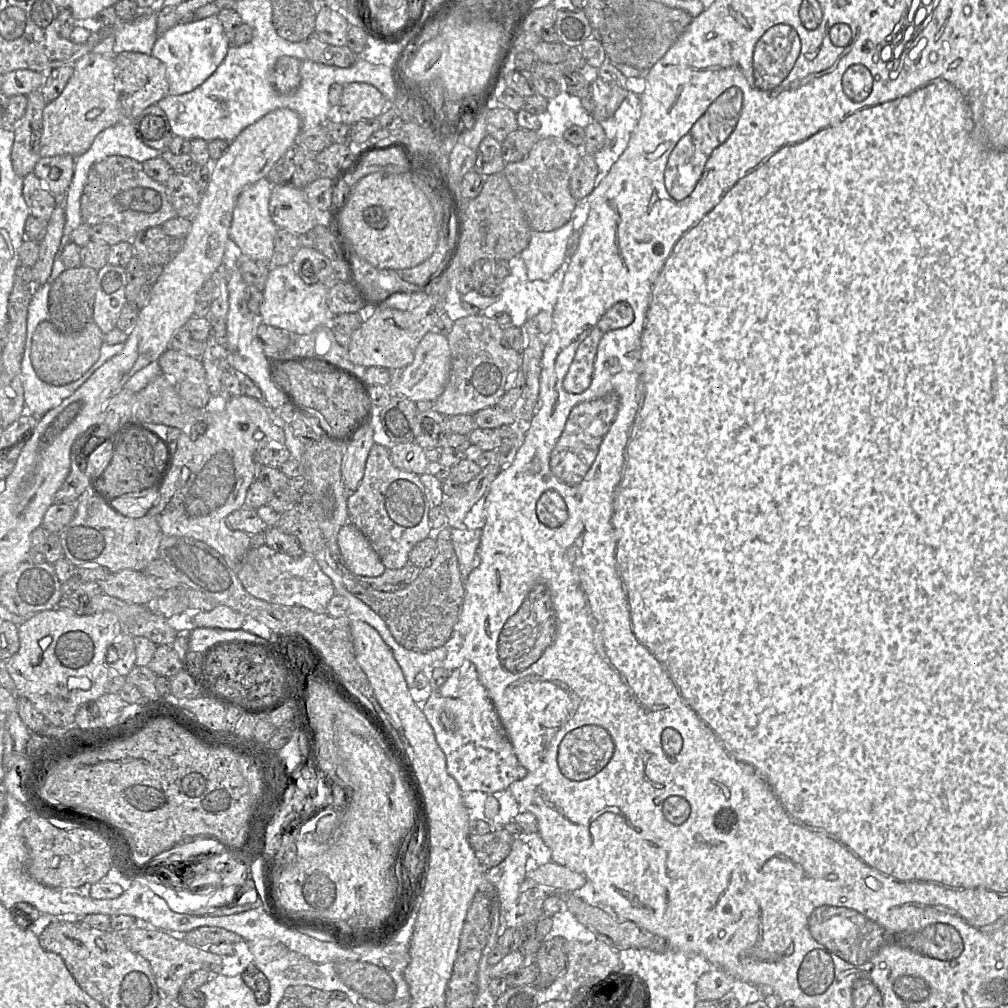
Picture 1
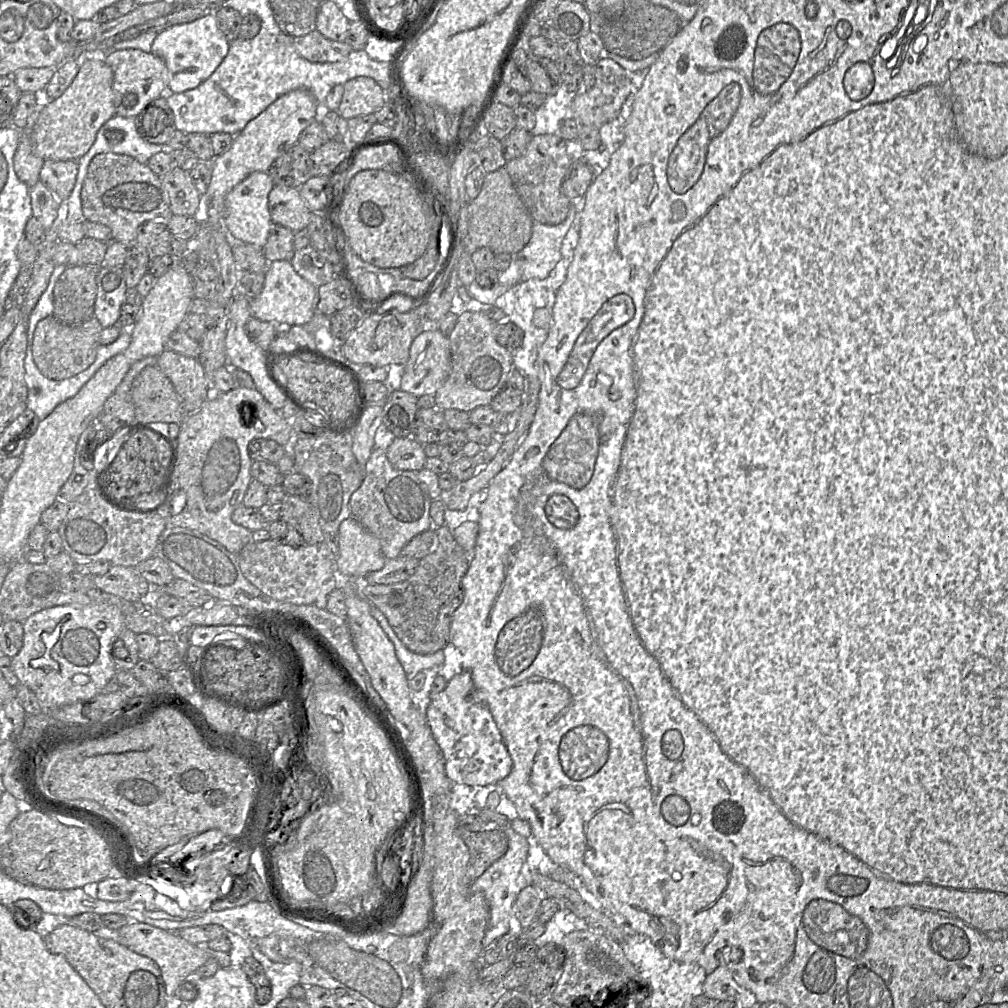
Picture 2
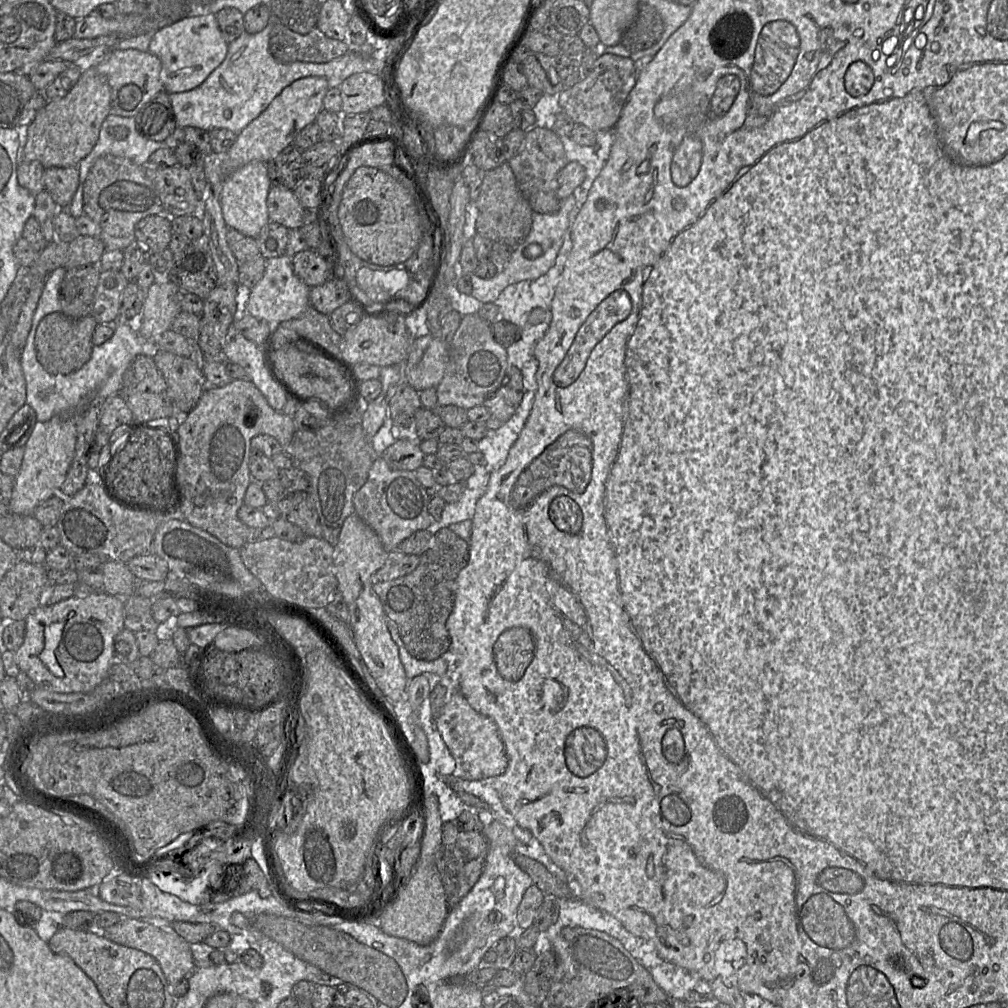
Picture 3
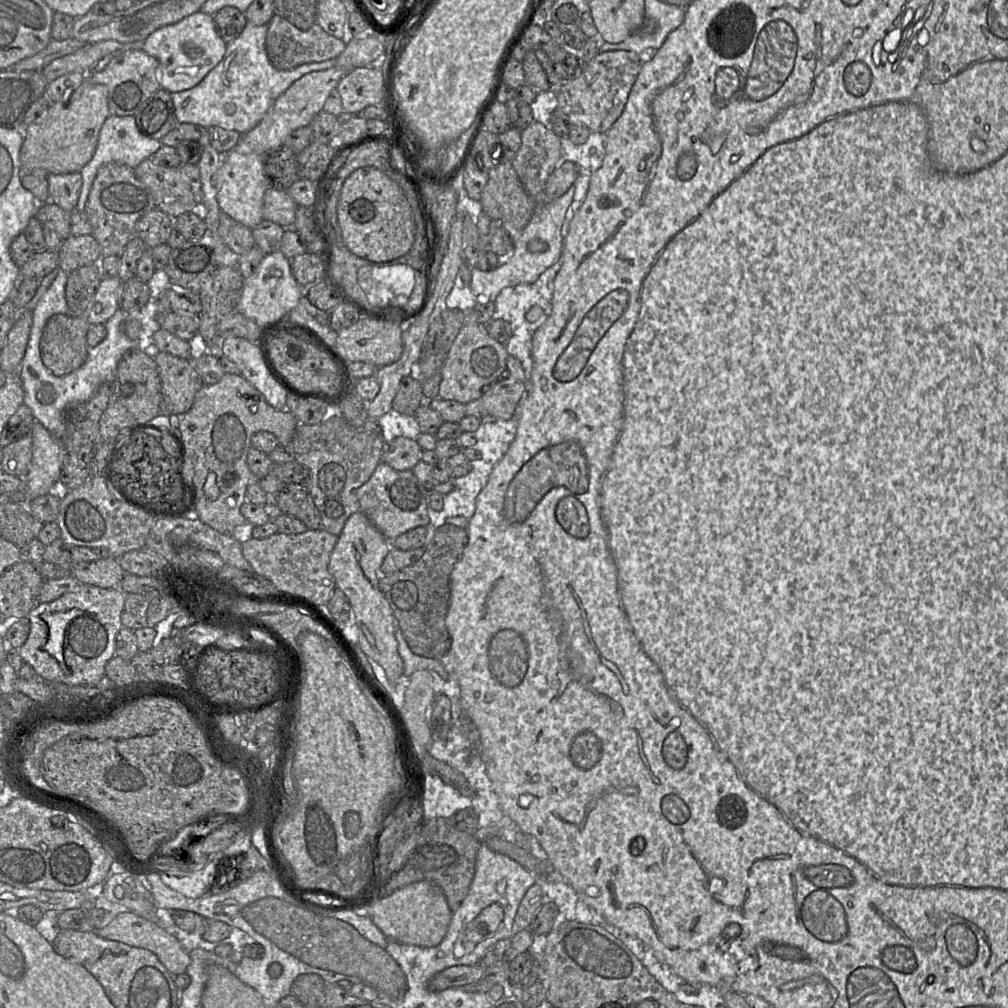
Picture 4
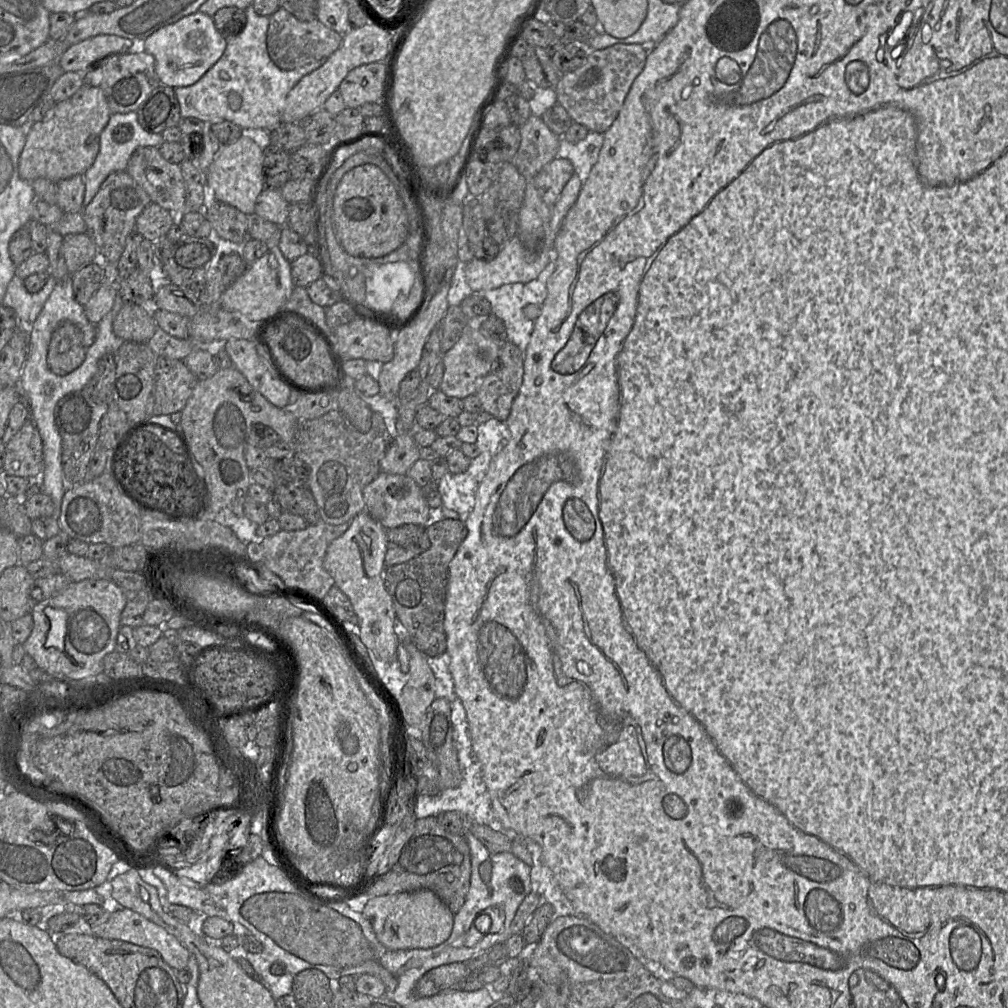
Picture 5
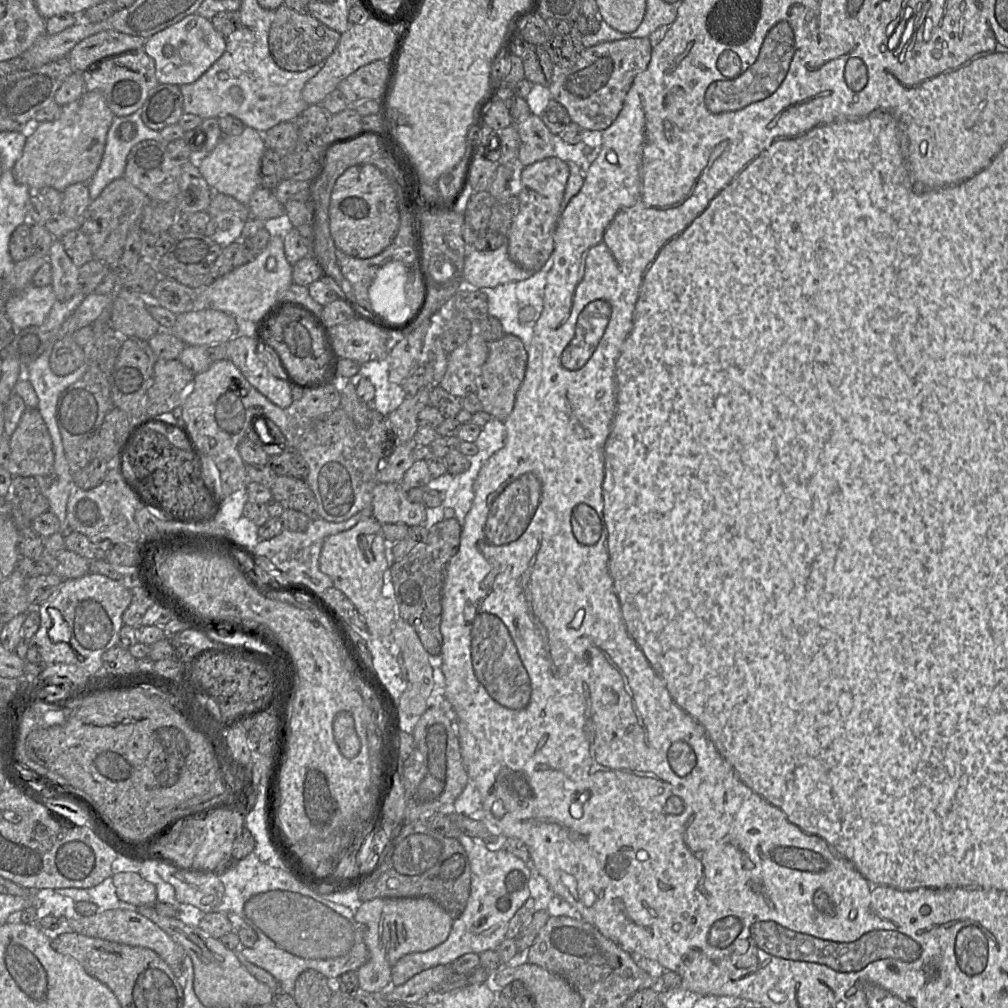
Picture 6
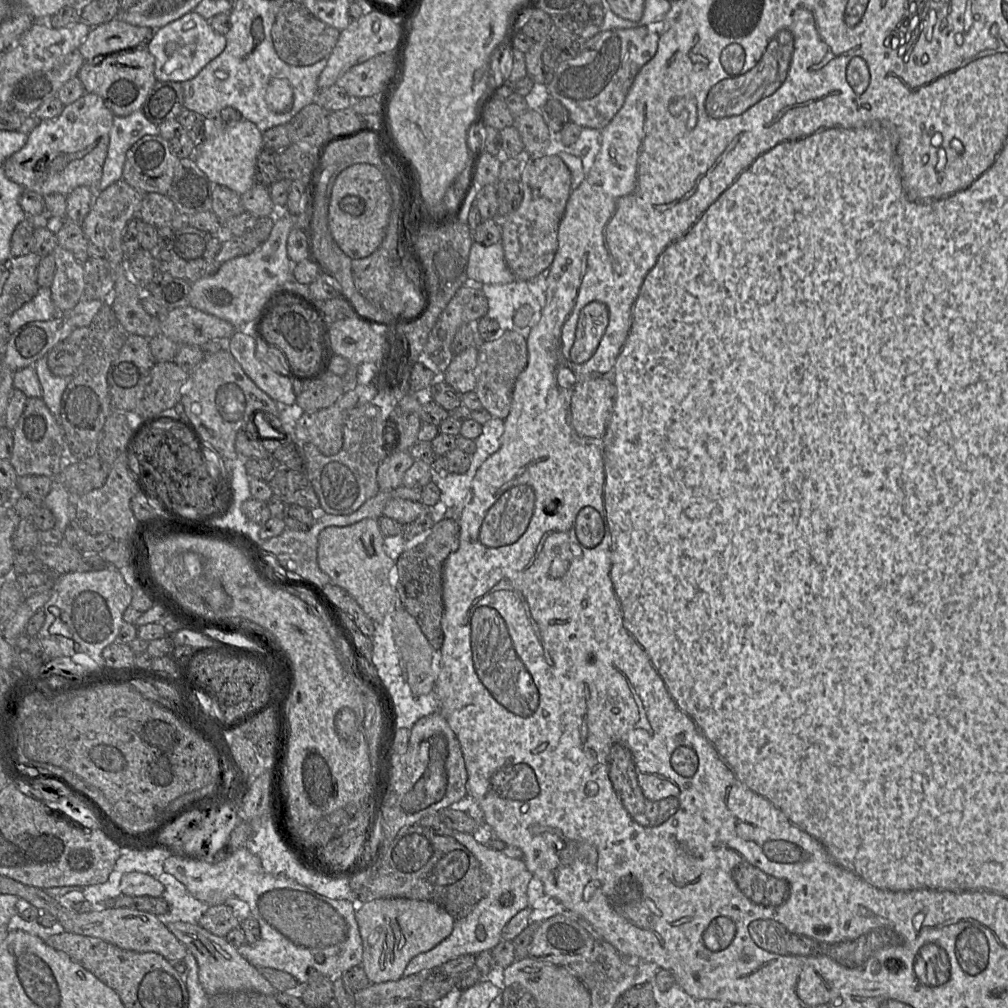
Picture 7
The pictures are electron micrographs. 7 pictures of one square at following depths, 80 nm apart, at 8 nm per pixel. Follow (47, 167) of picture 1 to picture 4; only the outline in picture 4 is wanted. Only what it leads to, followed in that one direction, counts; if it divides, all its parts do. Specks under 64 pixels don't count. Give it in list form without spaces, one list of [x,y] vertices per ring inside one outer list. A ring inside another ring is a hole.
[[[80,172],[49,174],[47,181],[49,200],[67,212],[75,210],[82,187]]]

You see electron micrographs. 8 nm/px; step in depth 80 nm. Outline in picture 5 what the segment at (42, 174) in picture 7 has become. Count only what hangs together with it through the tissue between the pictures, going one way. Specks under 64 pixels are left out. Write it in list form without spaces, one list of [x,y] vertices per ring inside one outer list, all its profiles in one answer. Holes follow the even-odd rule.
[[[83,84],[67,100],[57,102],[43,120],[26,128],[26,142],[20,154],[19,176],[28,182],[44,178],[53,183],[83,175],[93,164],[100,147],[100,134],[111,116],[103,91]]]

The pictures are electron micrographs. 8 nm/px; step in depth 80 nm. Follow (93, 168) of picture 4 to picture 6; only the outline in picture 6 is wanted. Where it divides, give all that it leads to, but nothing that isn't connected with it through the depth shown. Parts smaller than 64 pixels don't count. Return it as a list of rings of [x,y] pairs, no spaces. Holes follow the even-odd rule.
[[[139,110],[128,116],[114,116],[101,163],[88,182],[91,200],[97,198],[109,183],[124,176],[129,152],[144,140],[163,139],[160,131],[152,130],[143,123]]]

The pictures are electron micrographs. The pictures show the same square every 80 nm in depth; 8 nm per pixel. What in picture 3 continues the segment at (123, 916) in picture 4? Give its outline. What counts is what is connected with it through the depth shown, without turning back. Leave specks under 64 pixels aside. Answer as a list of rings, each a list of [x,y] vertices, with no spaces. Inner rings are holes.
[[[122,918],[118,923],[102,930],[100,933],[117,944],[138,949],[154,957],[160,965],[168,985],[172,988],[195,968],[190,945],[186,941],[176,933],[165,931],[145,920]]]

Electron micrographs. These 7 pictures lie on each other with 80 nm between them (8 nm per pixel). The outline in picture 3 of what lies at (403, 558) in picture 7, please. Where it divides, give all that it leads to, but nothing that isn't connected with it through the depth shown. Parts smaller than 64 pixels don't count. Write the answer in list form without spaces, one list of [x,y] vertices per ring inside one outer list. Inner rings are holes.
[[[442,527],[435,531],[430,547],[411,573],[390,581],[373,582],[373,591],[386,616],[397,624],[406,650],[416,659],[434,661],[450,649],[447,620],[454,607],[458,574],[468,561],[469,541]]]

